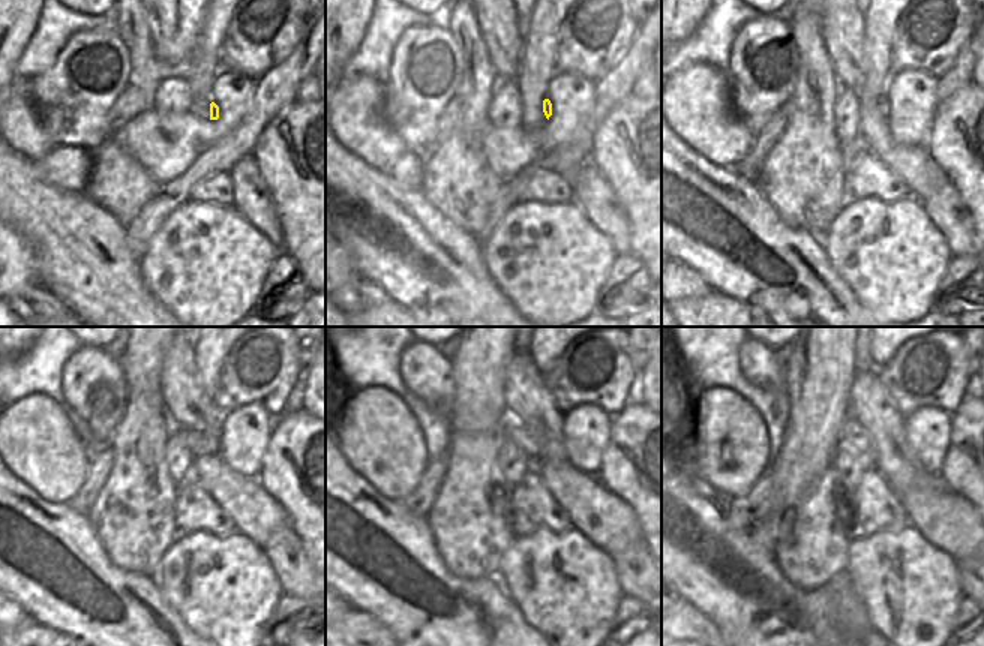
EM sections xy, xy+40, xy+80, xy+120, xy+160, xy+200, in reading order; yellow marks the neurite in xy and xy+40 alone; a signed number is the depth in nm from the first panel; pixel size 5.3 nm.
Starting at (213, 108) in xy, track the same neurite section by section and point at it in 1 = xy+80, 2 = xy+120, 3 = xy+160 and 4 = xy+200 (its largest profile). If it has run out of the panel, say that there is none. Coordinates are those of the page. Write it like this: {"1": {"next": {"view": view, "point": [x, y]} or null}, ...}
{"1": {"next": {"view": "xy+80", "point": [882, 104]}}, "2": {"next": {"view": "xy+120", "point": [198, 444]}}, "3": {"next": {"view": "xy+160", "point": [513, 430]}}, "4": {"next": {"view": "xy+200", "point": [852, 435]}}}

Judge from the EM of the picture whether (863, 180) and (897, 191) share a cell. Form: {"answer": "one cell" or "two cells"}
{"answer": "one cell"}

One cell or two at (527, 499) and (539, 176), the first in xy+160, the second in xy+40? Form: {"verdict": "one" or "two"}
{"verdict": "one"}

